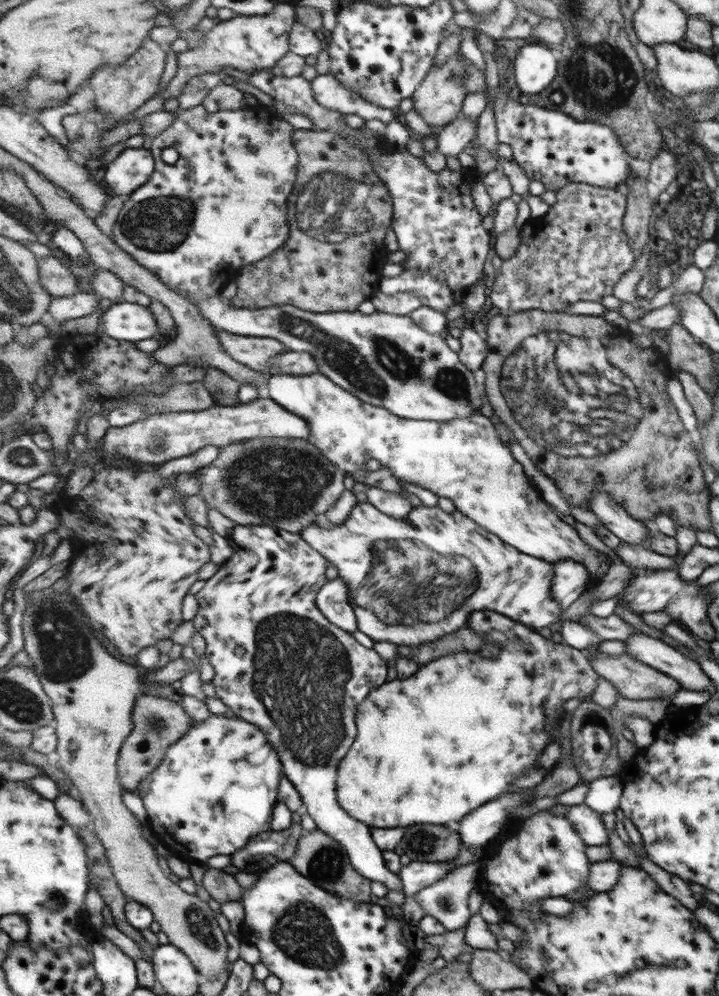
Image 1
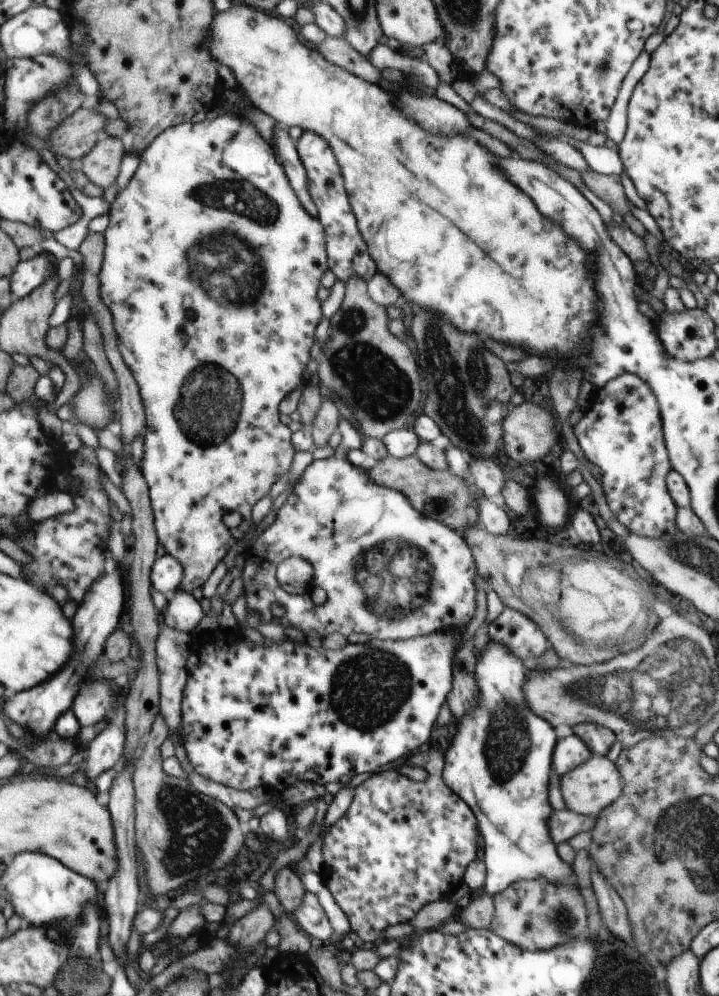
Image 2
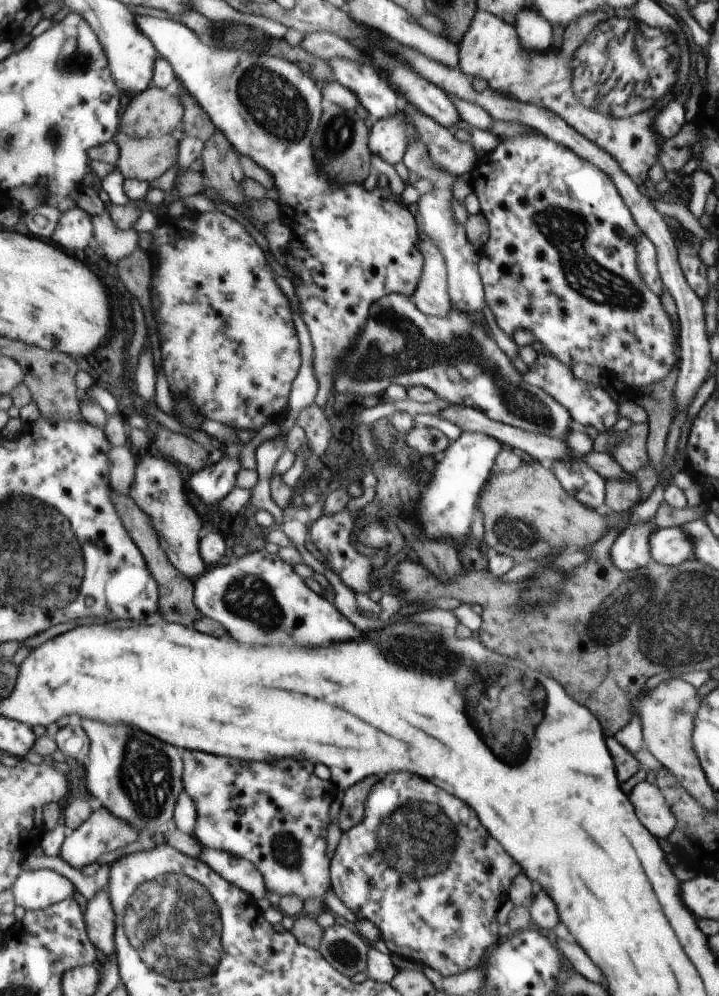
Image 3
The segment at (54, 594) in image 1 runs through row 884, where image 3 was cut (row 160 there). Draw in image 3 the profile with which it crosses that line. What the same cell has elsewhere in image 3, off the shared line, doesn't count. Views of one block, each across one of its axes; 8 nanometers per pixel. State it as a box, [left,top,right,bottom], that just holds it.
[117,130,180,182]

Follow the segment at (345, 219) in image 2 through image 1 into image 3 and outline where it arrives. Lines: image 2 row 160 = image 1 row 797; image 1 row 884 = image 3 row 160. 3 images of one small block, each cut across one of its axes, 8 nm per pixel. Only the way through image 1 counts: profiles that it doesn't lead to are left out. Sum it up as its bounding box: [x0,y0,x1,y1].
[368,110,419,166]

